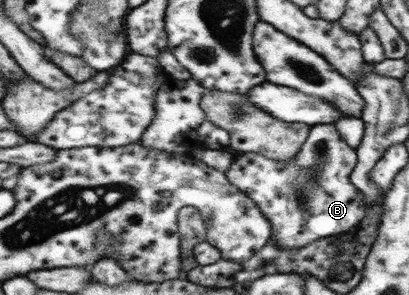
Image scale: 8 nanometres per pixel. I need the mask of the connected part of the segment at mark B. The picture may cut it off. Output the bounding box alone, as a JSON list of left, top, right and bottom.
[225,124,367,248]

